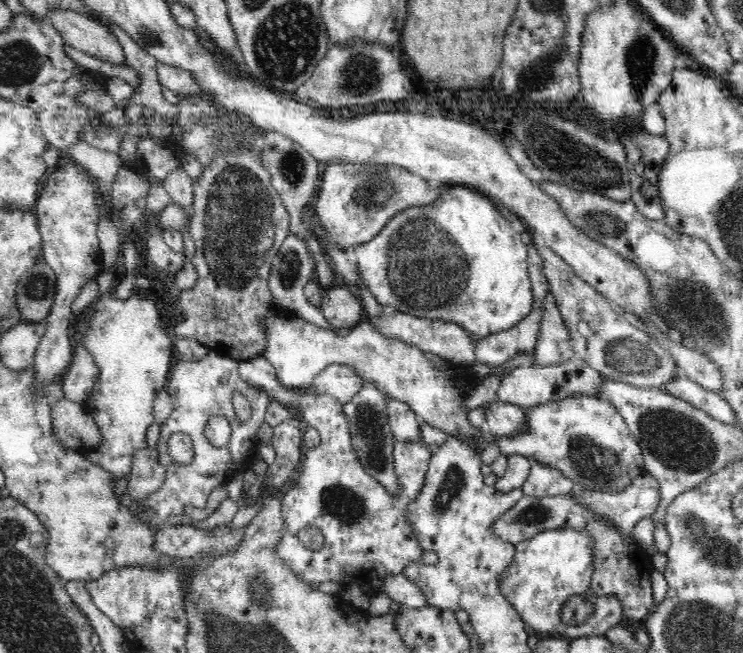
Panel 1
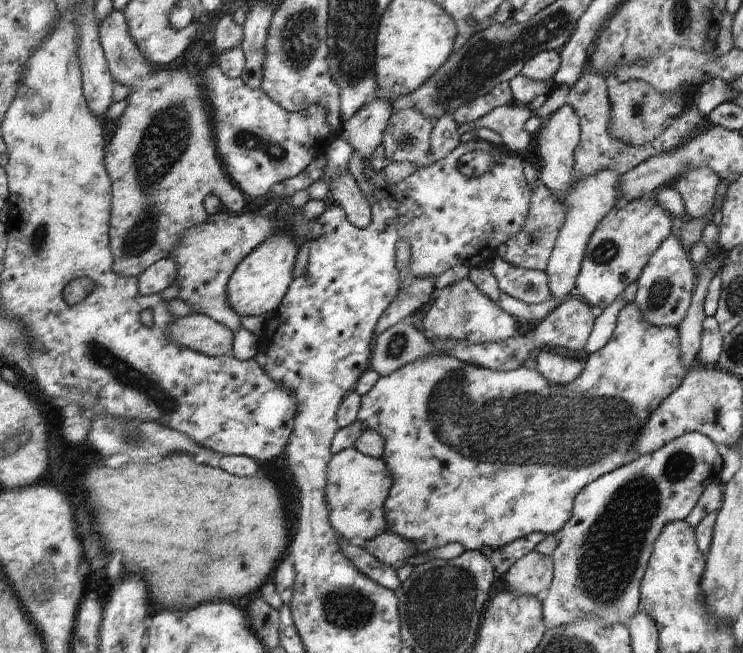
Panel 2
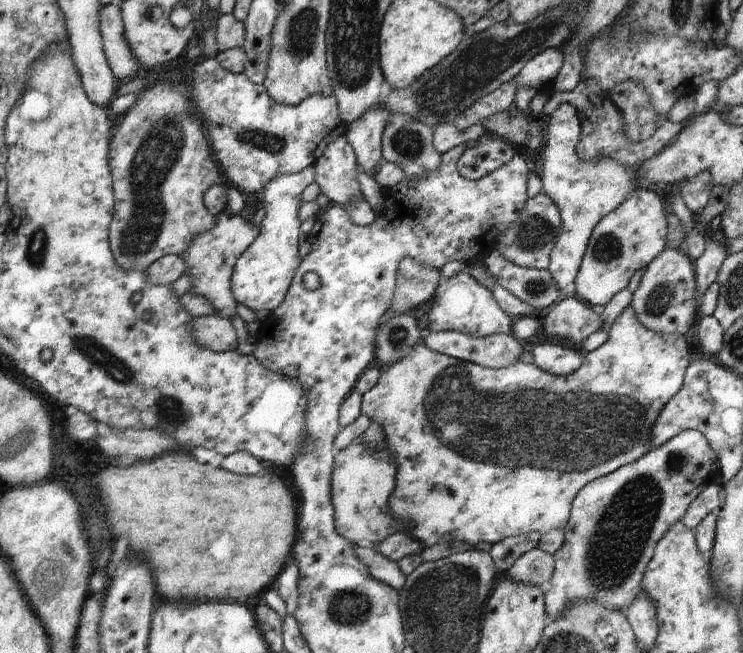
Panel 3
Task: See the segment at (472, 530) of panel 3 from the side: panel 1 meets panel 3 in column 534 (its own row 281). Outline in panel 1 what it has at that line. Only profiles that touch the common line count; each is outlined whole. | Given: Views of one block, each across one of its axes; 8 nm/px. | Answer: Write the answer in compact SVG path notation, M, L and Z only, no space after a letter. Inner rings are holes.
M448 185L443 187L442 194L432 204L413 206L396 213L371 241L361 244L355 250L357 254L356 265L364 284L375 296L377 302L387 311L397 310L422 319L454 322L470 334L485 337L516 326L533 309L532 283L530 283L530 276L528 275L529 246L522 242L520 236L521 234L512 230L508 221L508 214L498 204L490 200L490 197L486 197L466 186Z

